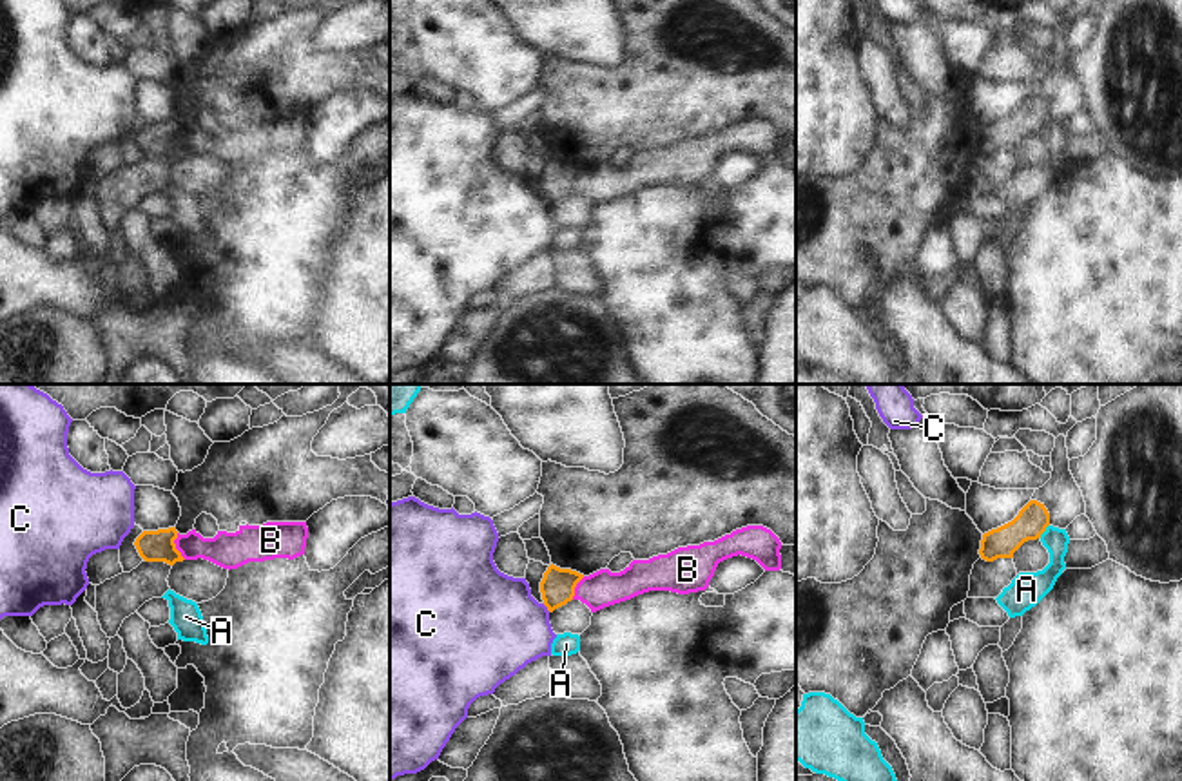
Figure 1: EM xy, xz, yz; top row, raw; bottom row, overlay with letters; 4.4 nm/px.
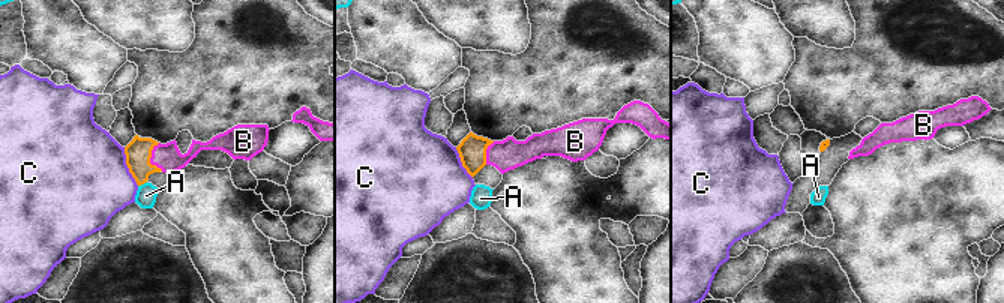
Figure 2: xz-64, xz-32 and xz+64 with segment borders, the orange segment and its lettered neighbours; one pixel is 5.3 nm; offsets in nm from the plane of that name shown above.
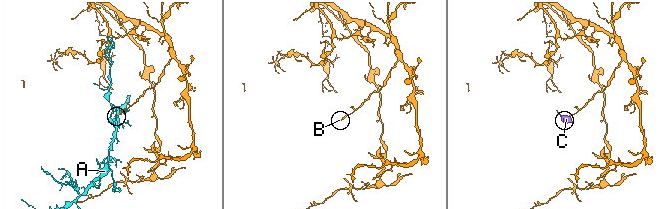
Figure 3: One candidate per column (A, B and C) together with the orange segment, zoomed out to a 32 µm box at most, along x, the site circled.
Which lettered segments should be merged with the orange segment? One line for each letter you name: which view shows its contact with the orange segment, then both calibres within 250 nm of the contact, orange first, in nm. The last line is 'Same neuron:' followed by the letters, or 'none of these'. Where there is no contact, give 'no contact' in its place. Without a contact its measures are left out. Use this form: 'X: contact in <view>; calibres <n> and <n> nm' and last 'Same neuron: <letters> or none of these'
B: contact in xy; calibres 140 and 160 nm
Same neuron: B

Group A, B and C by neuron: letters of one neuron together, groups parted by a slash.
A / B / C

